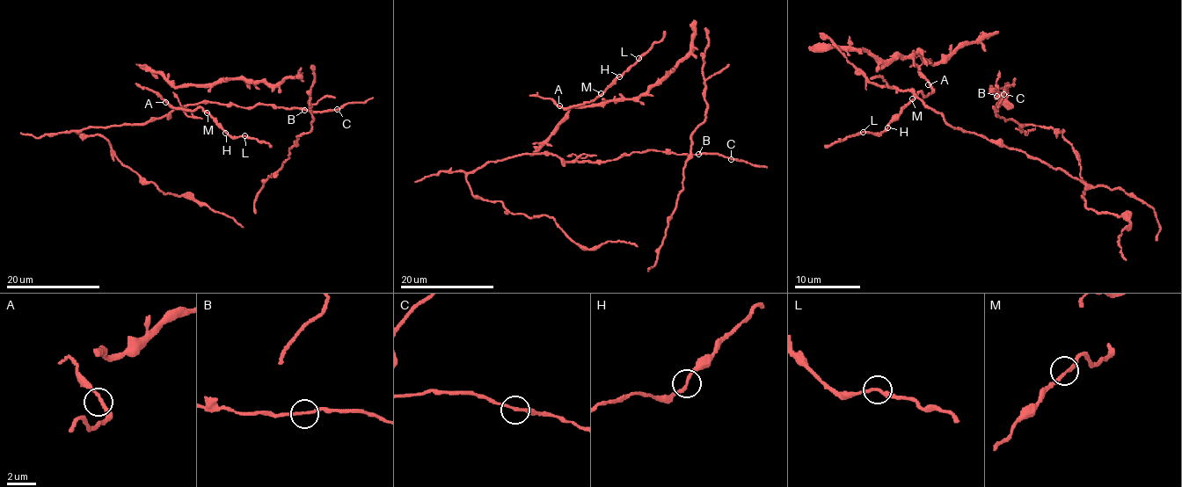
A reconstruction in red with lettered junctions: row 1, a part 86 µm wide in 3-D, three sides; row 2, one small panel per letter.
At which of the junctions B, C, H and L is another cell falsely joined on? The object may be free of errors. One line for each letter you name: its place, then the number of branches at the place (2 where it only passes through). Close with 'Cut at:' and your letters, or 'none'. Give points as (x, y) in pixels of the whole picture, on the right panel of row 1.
Cut at: none

